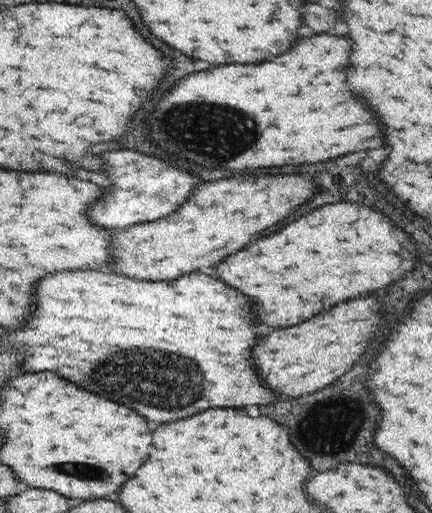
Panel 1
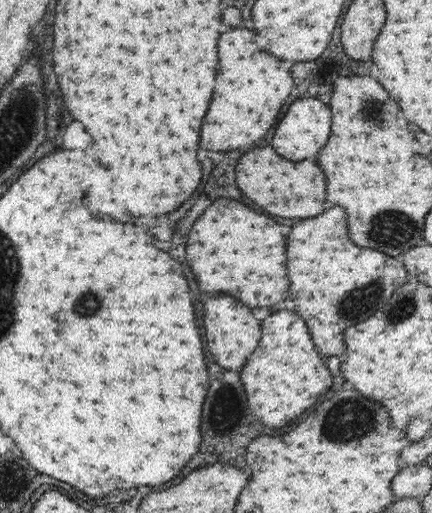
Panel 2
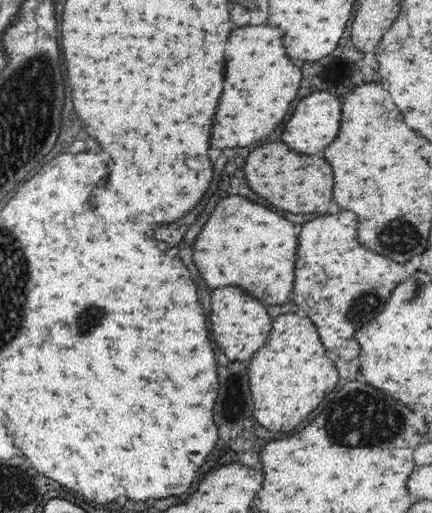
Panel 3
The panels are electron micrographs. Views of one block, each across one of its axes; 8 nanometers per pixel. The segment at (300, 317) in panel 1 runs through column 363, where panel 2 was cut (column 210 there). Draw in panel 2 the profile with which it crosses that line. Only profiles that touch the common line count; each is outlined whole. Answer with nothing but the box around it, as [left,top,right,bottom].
[186,198,290,308]

